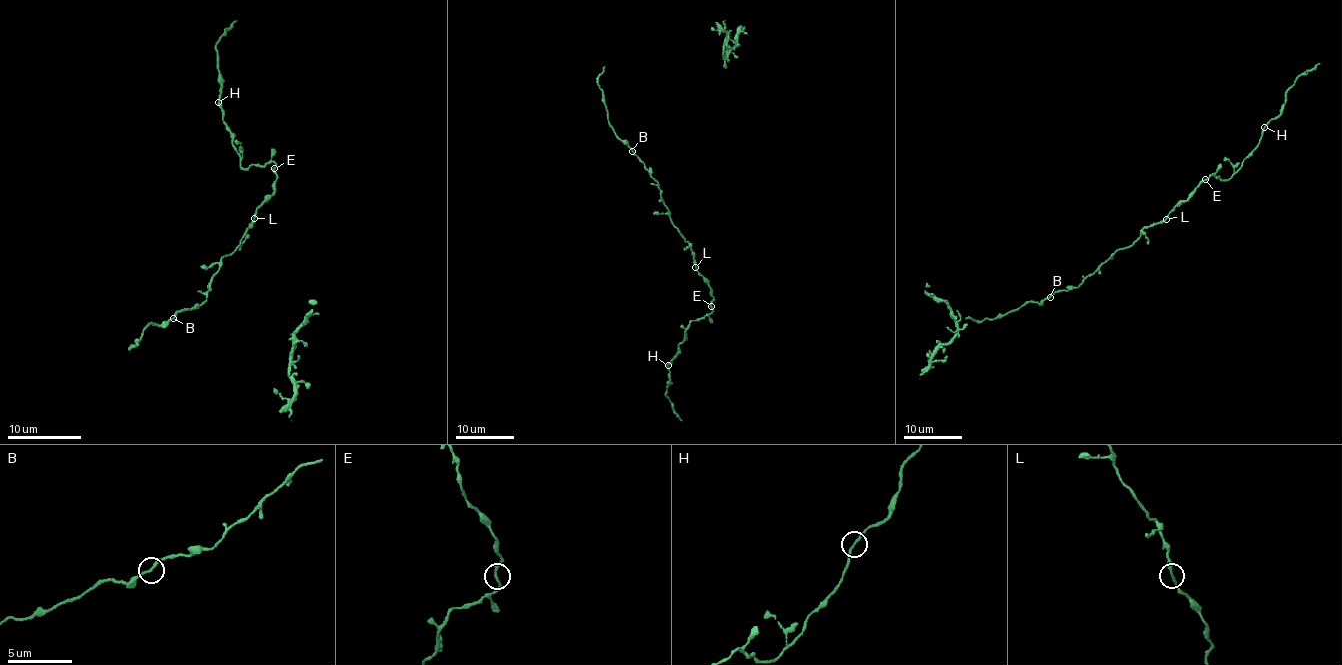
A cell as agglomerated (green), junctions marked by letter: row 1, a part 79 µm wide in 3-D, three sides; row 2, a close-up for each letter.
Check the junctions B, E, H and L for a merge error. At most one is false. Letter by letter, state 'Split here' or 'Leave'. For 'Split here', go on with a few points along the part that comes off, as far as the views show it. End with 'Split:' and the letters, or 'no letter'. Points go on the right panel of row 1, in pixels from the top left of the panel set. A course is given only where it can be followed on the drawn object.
B: Leave
E: Leave
H: Leave
L: Leave
Split: no letter

